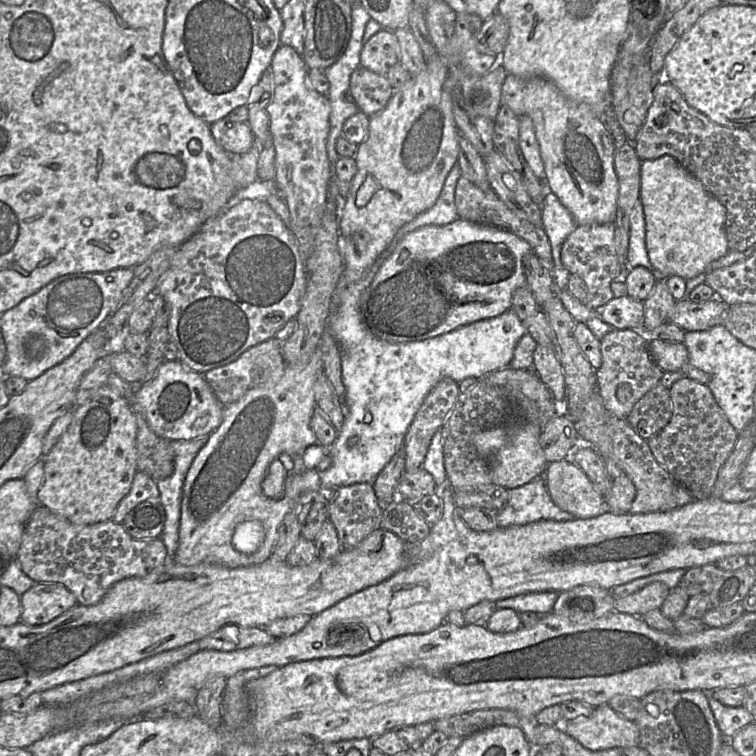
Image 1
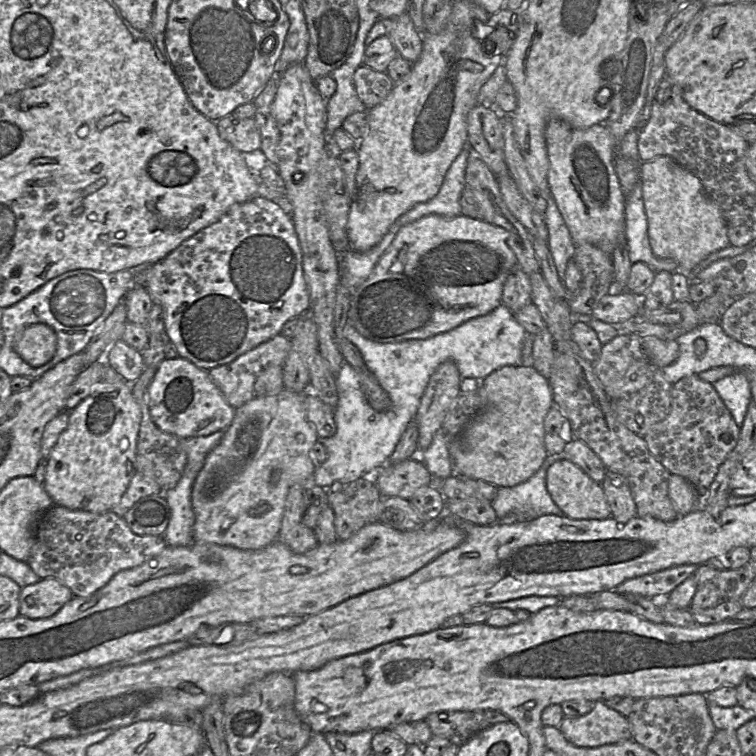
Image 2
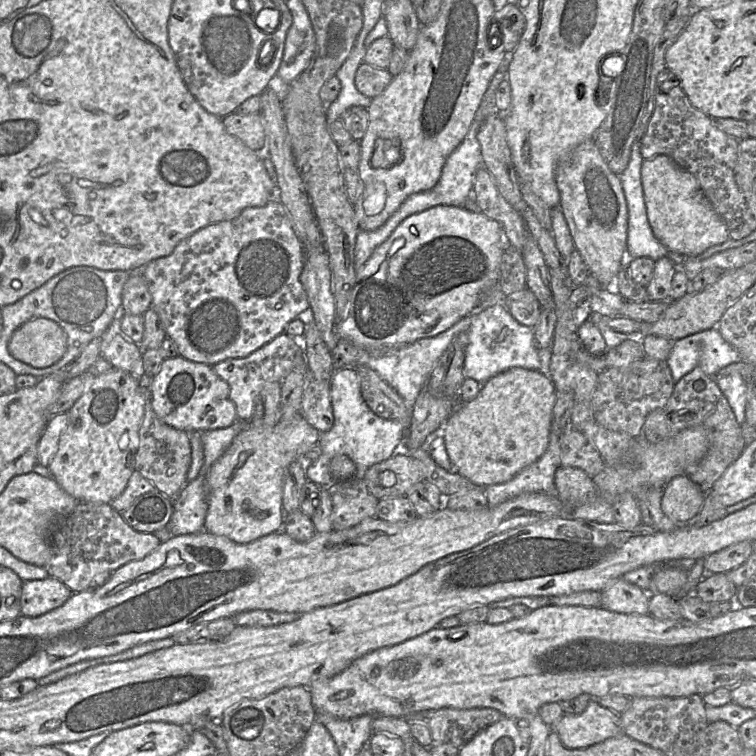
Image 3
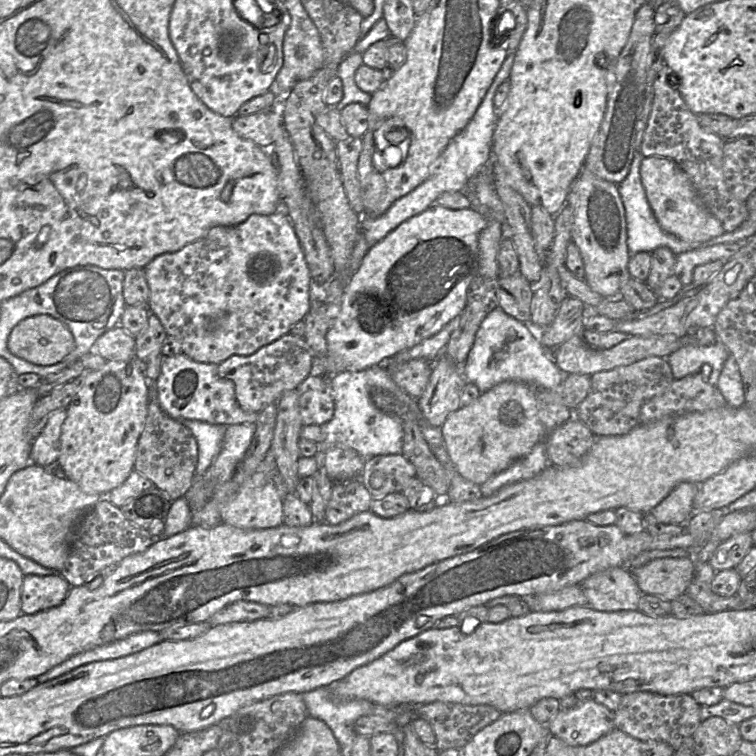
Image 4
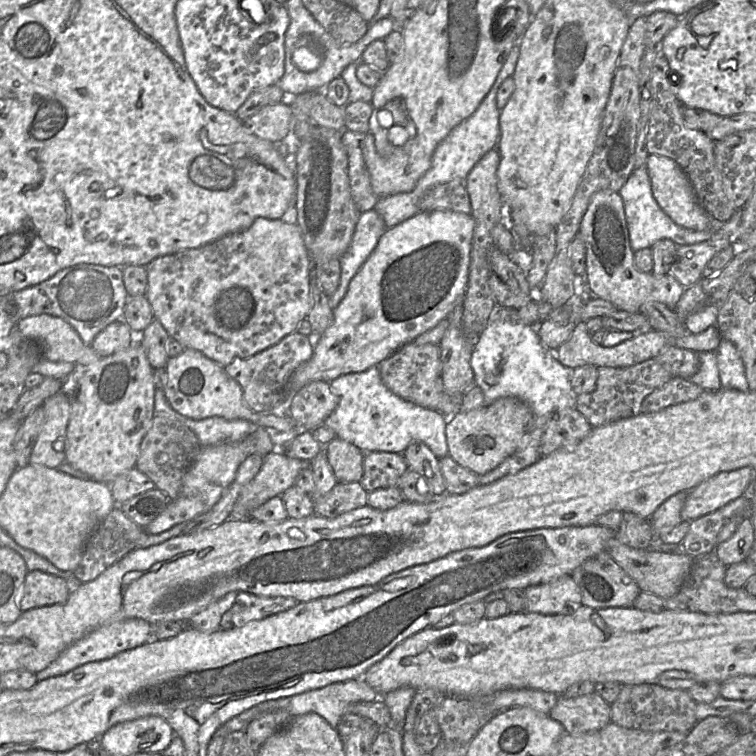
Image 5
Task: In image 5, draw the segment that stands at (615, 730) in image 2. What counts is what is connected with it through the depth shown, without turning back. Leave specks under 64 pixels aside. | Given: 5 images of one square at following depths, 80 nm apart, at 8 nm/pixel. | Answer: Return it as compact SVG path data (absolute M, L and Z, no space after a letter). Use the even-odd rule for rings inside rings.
M595 693L576 698L559 695L548 715L569 735L592 733L611 722L610 705Z

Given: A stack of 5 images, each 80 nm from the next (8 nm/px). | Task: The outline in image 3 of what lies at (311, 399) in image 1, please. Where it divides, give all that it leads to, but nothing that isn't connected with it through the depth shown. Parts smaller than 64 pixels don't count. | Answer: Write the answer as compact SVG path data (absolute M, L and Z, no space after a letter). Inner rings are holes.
M282 415L280 421L272 426L256 426L247 422L244 428L235 437L229 448L225 453L212 465L209 471L207 485L208 485L208 509L204 521L203 530L218 536L224 536L238 544L247 544L255 541L263 536L271 533L278 532L282 529L284 525L284 511L283 511L283 482L284 473L287 467L295 460L303 459L305 452L313 445L319 443L321 433L312 427L303 417L303 415L298 415L293 420L283 420Z

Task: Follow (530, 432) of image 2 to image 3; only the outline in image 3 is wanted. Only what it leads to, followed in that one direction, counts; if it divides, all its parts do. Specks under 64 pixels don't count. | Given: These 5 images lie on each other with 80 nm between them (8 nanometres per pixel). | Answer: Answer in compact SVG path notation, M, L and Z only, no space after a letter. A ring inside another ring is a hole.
M514 367L491 377L481 385L474 400L455 408L442 428L446 450L455 471L473 484L486 487L509 481L537 461L548 448L556 396L550 377L537 370Z

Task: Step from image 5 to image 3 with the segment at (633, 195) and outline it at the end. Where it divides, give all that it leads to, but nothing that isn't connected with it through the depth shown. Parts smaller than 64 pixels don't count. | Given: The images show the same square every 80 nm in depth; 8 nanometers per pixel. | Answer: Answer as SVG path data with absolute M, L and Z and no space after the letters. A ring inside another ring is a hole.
M636 141L631 148L631 156L627 168L619 175L621 186L625 195L627 204L627 259L639 257L648 257L653 261L660 258L669 258L677 268L680 268L686 258L665 248L654 236L648 221L643 187L641 182L641 166L643 163L641 155L640 142Z

